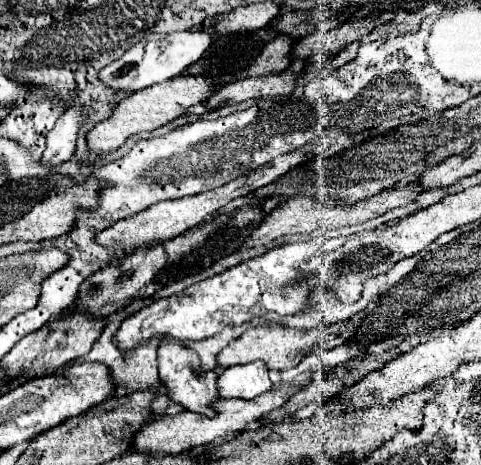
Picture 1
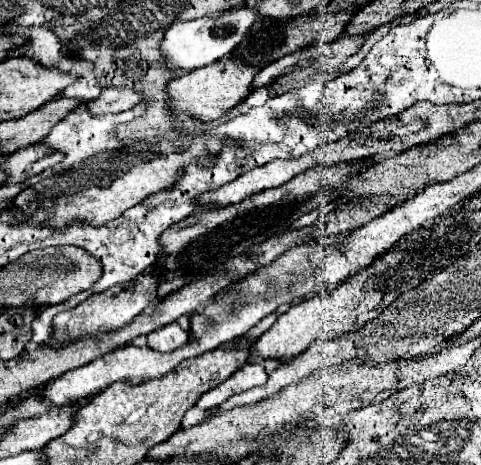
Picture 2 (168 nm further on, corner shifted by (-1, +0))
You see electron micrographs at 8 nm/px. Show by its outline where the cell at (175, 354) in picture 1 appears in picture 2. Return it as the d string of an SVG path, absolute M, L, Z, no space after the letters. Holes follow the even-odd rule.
M172 322L172 324L168 324L168 326L162 326L160 330L150 332L150 334L146 336L146 340L148 340L148 346L150 346L152 350L168 354L168 352L174 352L174 350L182 348L184 344L188 344L190 338L188 338L188 332L184 332L184 330L180 328L180 324Z

